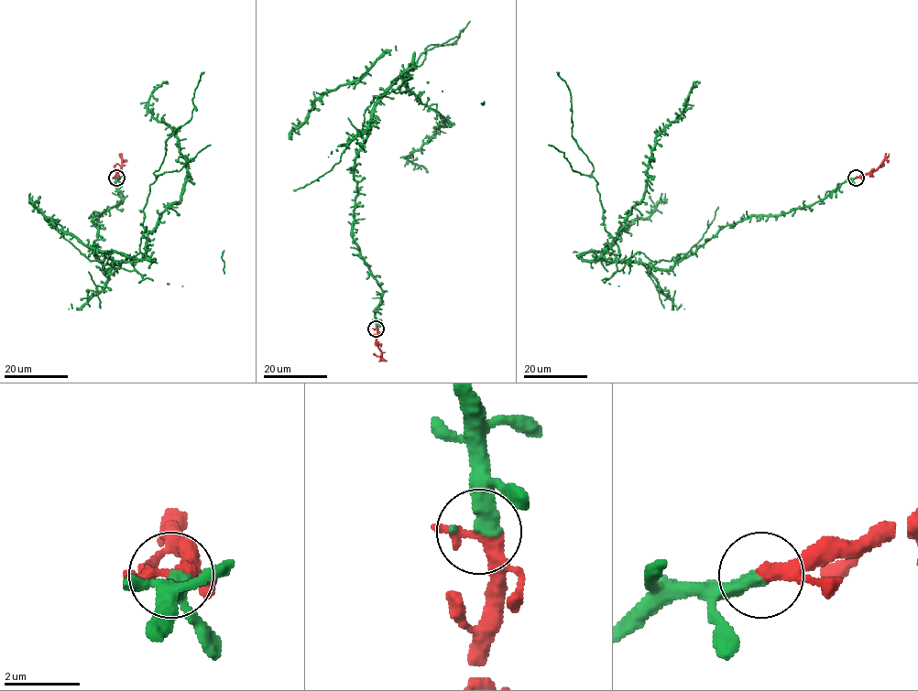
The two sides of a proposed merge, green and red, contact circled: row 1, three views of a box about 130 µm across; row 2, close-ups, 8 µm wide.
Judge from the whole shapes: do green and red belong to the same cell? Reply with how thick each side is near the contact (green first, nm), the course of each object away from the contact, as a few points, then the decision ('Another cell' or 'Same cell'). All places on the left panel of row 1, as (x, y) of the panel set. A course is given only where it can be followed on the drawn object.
Thickness 460 nm (green) against 340 nm. Course of green: (116, 177), (123, 200), (92, 216), (105, 269), (143, 257), (184, 188), (178, 136), (147, 108), (168, 84). Course of red: (116, 177), (121, 167), (119, 153). Same cell

